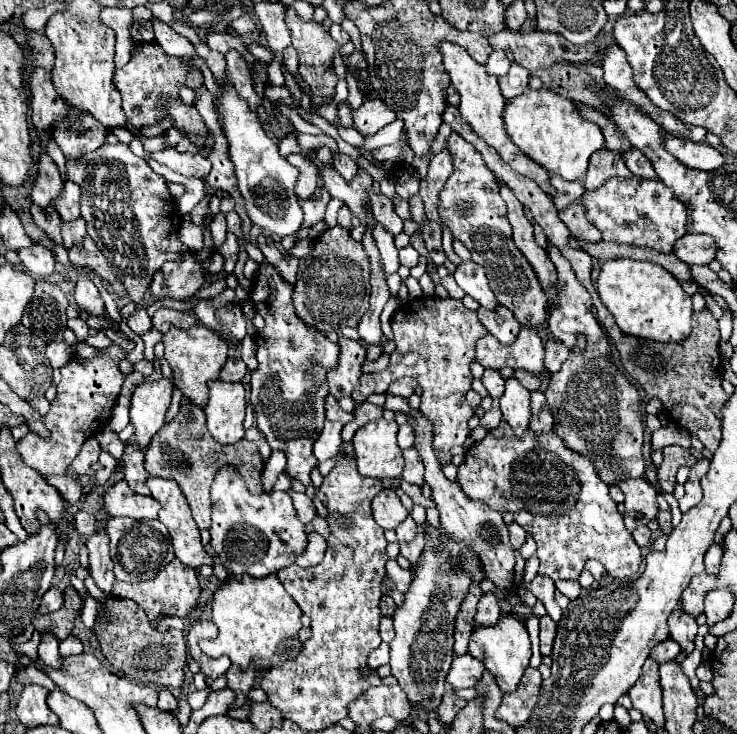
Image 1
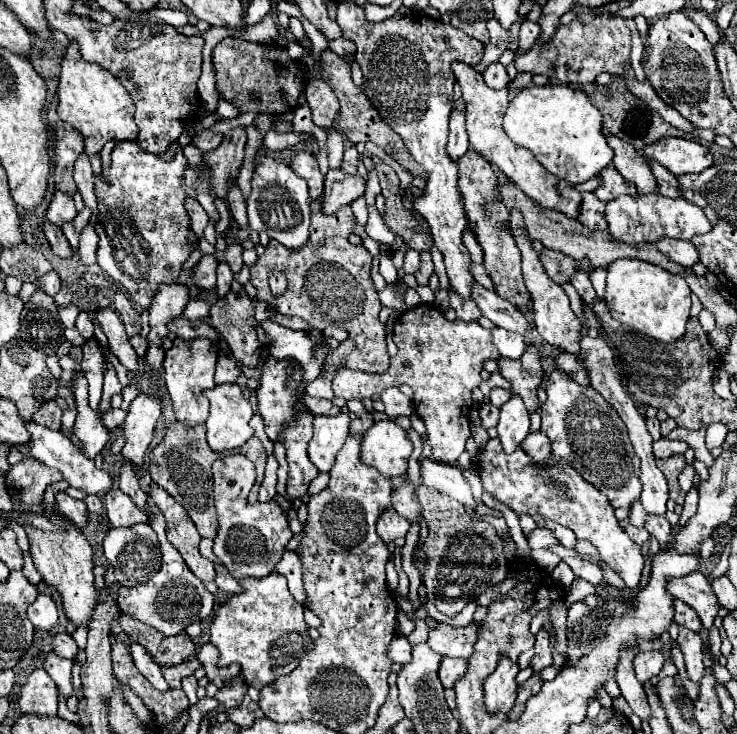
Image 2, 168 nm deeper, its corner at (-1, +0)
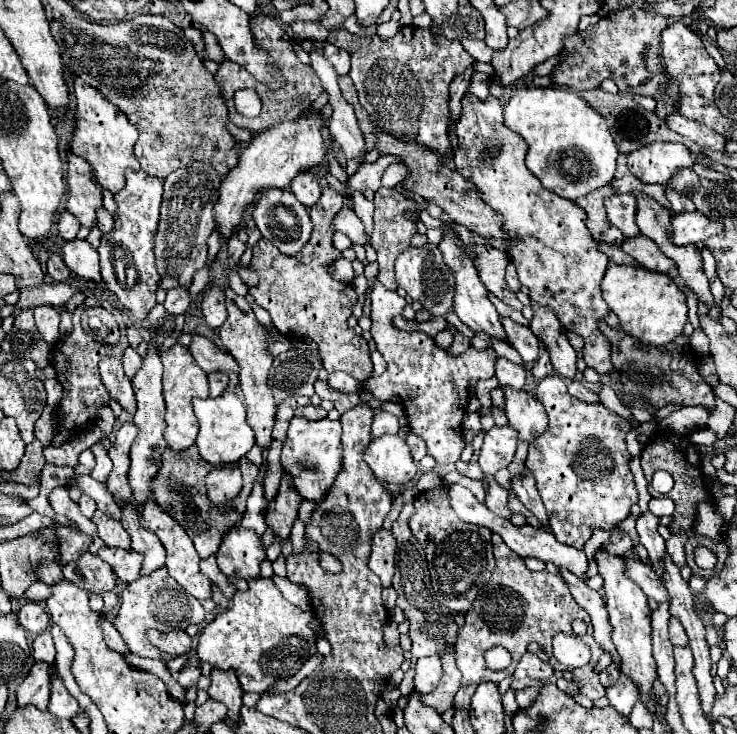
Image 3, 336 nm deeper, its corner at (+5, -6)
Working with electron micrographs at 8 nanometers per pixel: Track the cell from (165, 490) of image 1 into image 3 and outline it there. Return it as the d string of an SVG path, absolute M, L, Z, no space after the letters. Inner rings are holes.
M150 500L150 504L142 504L142 512L138 512L138 514L140 514L142 526L148 528L148 530L152 530L152 532L160 538L160 542L164 544L164 548L166 548L166 568L168 568L170 576L172 576L188 594L192 594L194 598L198 598L198 600L208 598L208 596L212 594L212 584L210 584L208 576L200 572L200 568L198 568L200 556L198 556L198 552L196 552L196 548L192 546L192 540L190 540L190 536L184 532L184 528L182 528L168 512L164 512L154 500Z

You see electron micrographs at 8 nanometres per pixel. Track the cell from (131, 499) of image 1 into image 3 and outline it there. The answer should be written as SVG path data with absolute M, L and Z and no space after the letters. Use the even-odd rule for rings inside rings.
M94 512L92 520L98 526L98 536L106 542L106 546L116 546L116 548L130 548L130 534L126 528L120 524L120 520L110 520L104 512Z

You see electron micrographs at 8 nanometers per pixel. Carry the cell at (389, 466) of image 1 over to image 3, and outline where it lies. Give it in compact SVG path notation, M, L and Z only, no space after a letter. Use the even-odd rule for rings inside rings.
M380 436L370 442L364 462L382 484L408 484L416 478L418 468L410 456L408 444L400 436Z

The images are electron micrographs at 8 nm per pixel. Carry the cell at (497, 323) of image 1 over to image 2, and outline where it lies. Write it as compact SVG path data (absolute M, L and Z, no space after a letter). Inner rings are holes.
M494 328L492 336L494 336L494 344L502 358L518 360L526 350L526 342L524 342L524 338L520 338L520 334L510 334L500 328Z

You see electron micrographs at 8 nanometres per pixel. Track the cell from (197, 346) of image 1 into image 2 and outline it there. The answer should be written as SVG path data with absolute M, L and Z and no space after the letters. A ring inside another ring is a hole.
M176 338L172 348L166 350L164 380L174 404L174 414L178 422L184 422L190 428L204 424L208 418L208 398L202 392L214 386L216 358L218 358L218 348L212 346L208 338L196 338L196 342L184 342L182 338Z

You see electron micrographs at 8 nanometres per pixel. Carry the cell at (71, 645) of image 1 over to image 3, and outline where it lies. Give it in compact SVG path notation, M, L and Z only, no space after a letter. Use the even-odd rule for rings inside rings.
M48 630L32 640L32 656L46 664L54 664L54 642Z

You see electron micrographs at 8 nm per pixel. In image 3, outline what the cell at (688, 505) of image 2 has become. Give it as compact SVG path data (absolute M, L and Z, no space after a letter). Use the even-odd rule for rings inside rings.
M686 532L672 534L672 538L666 542L666 552L674 558L674 562L676 562L680 568L686 566L686 552L684 552L686 542L688 542L688 534L686 534Z

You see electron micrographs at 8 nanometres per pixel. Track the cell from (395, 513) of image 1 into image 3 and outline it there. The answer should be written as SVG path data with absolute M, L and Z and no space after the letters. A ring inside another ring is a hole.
M380 528L372 538L372 554L368 566L372 572L382 580L382 586L392 586L394 576L394 552L396 552L396 540L392 530Z

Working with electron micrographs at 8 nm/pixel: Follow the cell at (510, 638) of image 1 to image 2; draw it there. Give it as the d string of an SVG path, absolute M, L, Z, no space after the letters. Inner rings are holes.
M506 656L500 660L498 668L484 680L484 702L490 716L502 712L508 714L516 702L516 674L518 664L510 662Z

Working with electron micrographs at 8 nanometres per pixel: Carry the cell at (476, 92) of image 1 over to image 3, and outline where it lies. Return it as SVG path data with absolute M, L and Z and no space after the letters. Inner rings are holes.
M464 96L462 116L456 128L456 172L478 186L482 200L504 216L504 228L518 238L510 248L510 260L516 264L522 286L530 290L532 300L552 306L568 332L584 338L584 360L588 368L594 368L598 374L612 372L610 342L596 324L608 312L600 294L600 280L608 268L608 258L598 252L586 228L586 212L576 202L554 196L534 180L534 174L524 164L526 144L504 126L498 98L478 100L476 96Z

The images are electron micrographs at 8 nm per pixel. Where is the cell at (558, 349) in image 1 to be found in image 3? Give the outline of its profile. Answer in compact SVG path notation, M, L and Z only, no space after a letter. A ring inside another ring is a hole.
M570 380L570 382L568 382L568 392L570 392L574 398L582 400L582 402L600 402L600 400L598 400L598 394L594 394L590 388L586 388L586 384L580 382L580 380Z

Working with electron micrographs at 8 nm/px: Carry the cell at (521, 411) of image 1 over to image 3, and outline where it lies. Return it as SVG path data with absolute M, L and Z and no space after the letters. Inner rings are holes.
M510 424L490 428L484 434L482 454L478 458L482 472L496 474L496 470L500 470L502 466L508 466L514 460L516 442L518 442L518 432L514 432Z

